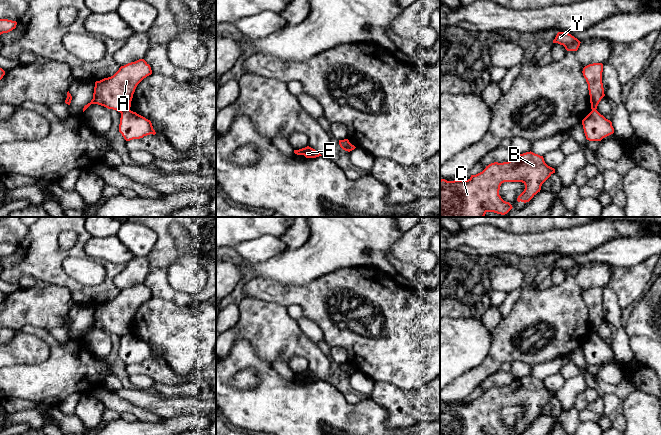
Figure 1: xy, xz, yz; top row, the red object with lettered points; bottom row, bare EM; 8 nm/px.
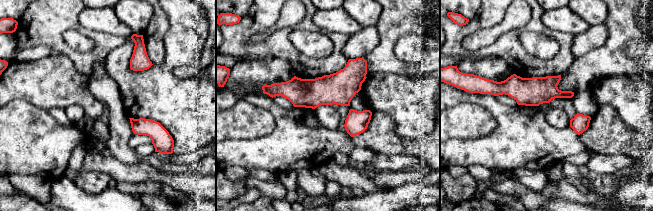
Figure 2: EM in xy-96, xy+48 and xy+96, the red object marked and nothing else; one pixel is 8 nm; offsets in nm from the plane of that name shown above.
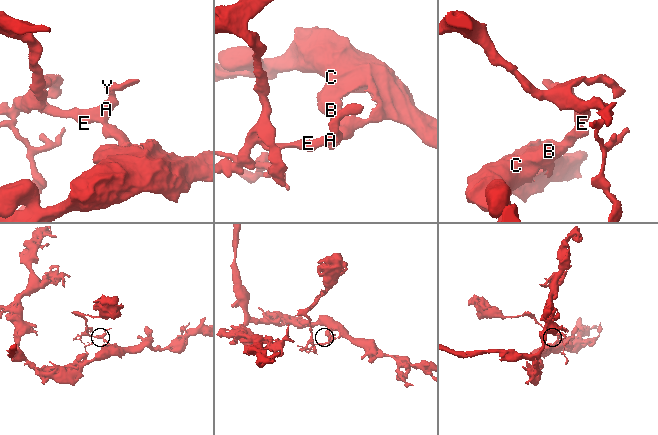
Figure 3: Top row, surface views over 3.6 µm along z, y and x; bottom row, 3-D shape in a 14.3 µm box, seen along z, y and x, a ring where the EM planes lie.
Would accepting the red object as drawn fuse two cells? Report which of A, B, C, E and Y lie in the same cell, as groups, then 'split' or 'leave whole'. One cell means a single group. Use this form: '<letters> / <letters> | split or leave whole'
A E Y / B C | split

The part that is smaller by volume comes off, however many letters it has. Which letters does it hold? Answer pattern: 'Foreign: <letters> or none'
Foreign: A, E, Y

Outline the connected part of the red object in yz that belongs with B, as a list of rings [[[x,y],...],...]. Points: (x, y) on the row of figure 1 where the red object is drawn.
[[[533,152],[523,154],[515,154],[514,157],[503,163],[494,162],[486,166],[486,168],[476,174],[471,175],[468,180],[447,181],[440,180],[440,217],[484,217],[487,212],[494,212],[505,215],[513,207],[509,202],[504,201],[499,195],[500,186],[504,182],[522,182],[525,185],[524,191],[518,196],[518,202],[529,202],[541,190],[542,184],[553,174],[555,169],[548,166],[543,156]]]

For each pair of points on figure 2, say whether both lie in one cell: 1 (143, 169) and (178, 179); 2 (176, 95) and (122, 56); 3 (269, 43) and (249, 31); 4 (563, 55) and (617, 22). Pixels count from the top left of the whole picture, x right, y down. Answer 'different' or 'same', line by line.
1: same
2: same
3: same
4: different

